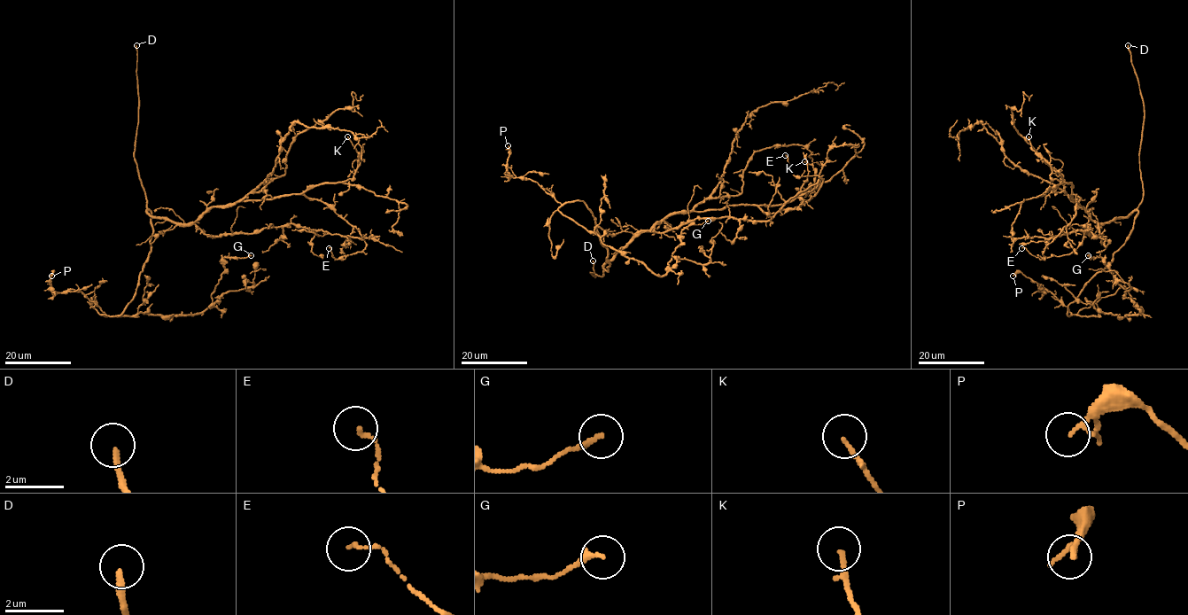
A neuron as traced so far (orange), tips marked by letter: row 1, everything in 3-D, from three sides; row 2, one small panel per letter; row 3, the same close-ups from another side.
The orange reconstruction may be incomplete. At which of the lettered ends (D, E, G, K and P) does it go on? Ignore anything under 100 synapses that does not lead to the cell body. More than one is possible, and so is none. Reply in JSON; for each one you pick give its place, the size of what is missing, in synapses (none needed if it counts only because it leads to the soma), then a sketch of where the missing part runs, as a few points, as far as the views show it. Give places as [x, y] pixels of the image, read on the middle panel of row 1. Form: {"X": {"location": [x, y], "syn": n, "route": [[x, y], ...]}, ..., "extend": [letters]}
{"D": {"location": [593, 260], "route": [[593, 260], [594, 257], [600, 259], [609, 270], [612, 268]]}, "extend": ["D"]}

